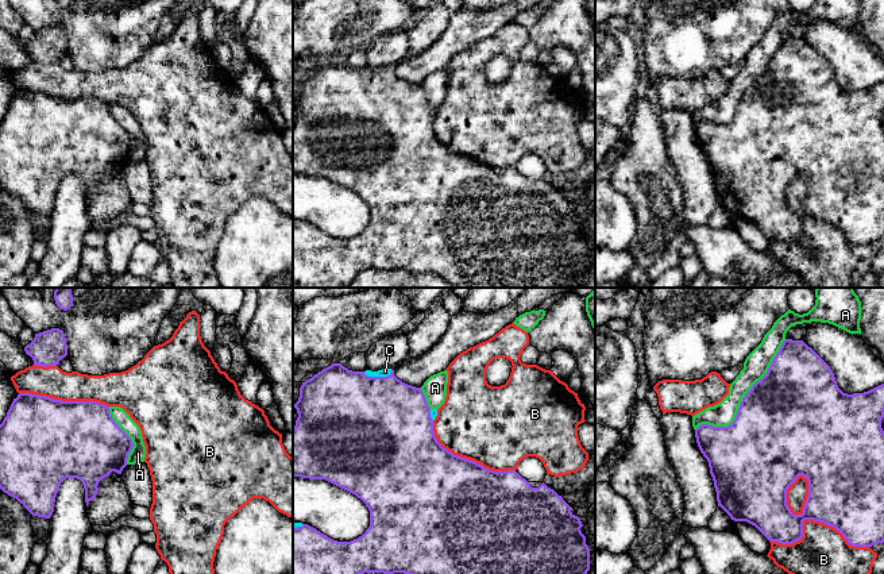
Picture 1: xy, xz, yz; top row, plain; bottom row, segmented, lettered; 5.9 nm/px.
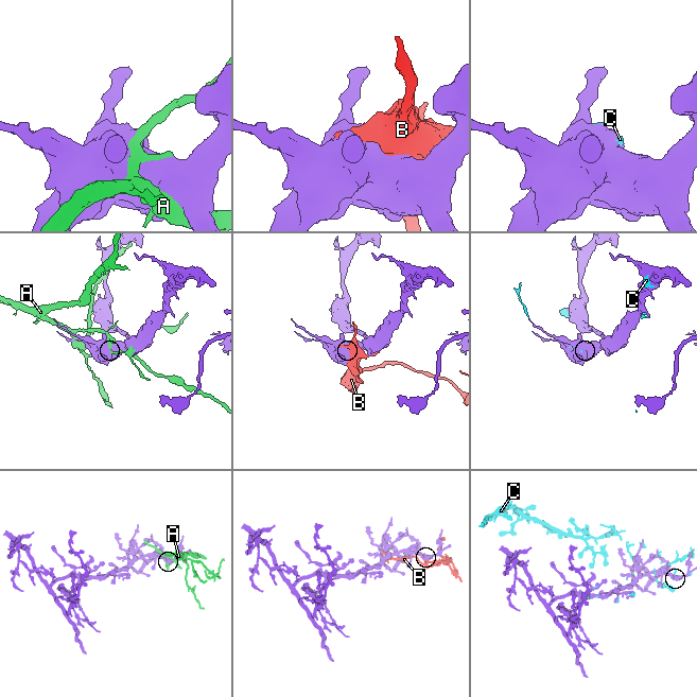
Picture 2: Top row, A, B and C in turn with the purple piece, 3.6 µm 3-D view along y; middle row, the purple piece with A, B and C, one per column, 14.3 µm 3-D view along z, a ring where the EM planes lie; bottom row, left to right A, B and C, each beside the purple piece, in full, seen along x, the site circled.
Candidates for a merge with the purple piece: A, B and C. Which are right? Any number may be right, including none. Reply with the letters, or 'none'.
C

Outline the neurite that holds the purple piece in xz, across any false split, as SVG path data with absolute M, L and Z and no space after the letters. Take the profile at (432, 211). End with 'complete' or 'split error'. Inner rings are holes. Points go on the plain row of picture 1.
M332 61L331 63L314 72L312 76L302 80L300 85L300 95L298 95L298 99L294 101L294 105L297 107L298 115L293 126L293 174L301 174L301 176L309 176L309 177L325 177L355 192L366 201L366 204L370 208L370 224L358 236L354 236L351 239L337 239L328 235L327 232L321 231L320 228L317 228L316 226L308 221L293 220L293 288L348 288L348 285L352 282L355 276L359 271L364 271L364 270L383 270L383 271L404 270L404 271L410 271L413 274L433 274L443 278L452 288L575 288L576 281L583 274L586 274L587 269L590 267L590 246L586 242L586 234L580 228L583 221L580 219L580 215L575 213L571 209L571 204L563 197L563 194L559 193L553 186L548 185L544 180L538 185L532 185L530 180L522 176L516 167L507 167L507 169L489 167L474 158L453 153L451 149L444 146L437 139L433 128L433 118L437 113L437 107L429 105L421 85L408 82L401 77L398 77L394 73L393 66L382 66L378 69L371 69L371 68L352 69L344 65L341 61Z; split error

